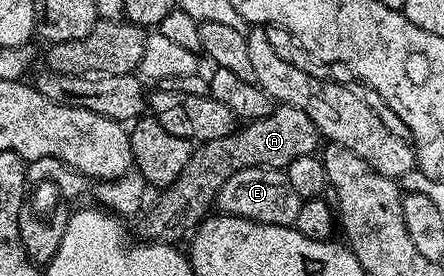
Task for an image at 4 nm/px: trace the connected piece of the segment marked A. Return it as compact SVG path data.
M278 103L271 113L264 115L264 119L243 124L235 128L233 133L224 135L224 139L201 142L191 152L188 163L184 163L184 171L180 171L175 181L159 192L162 194L158 202L150 210L145 210L146 218L138 229L142 236L139 238L150 243L178 243L181 237L189 238L211 212L220 187L224 187L224 183L232 179L236 171L252 167L285 171L292 159L300 159L300 155L309 153L317 154L320 149L318 141L320 134L316 123L312 123L312 119L308 119L300 107Z

